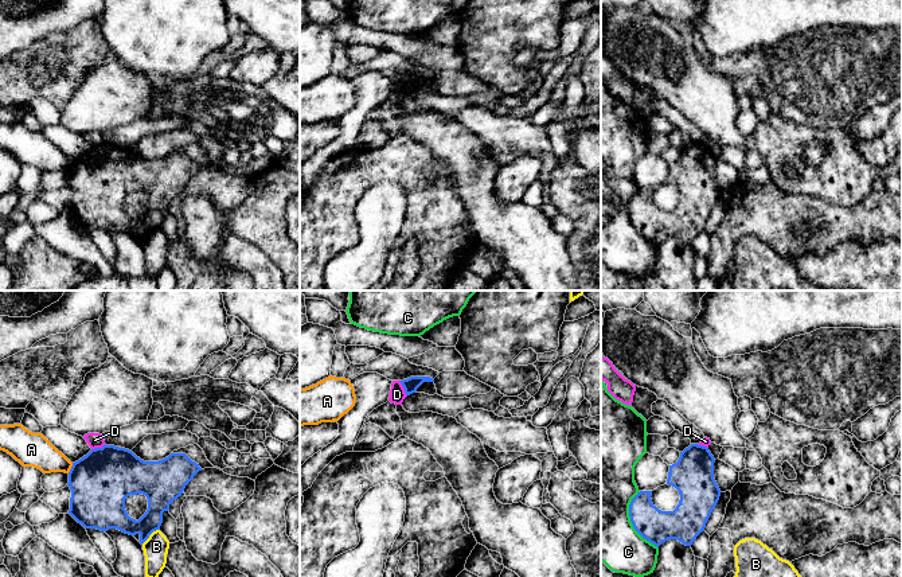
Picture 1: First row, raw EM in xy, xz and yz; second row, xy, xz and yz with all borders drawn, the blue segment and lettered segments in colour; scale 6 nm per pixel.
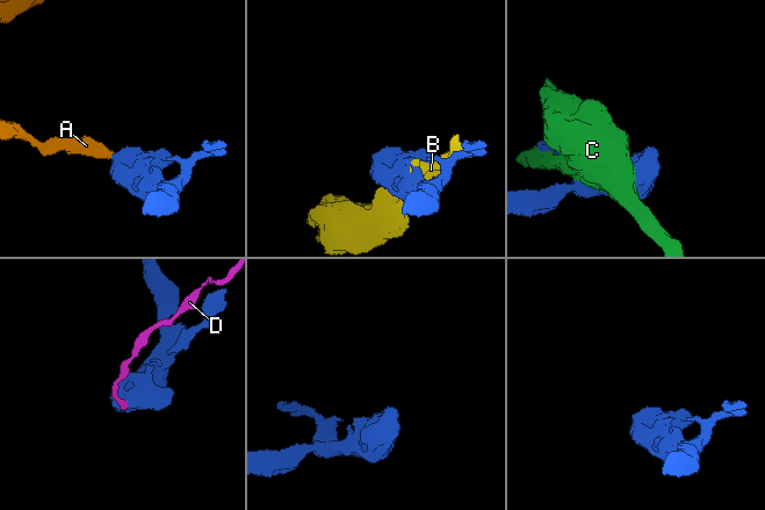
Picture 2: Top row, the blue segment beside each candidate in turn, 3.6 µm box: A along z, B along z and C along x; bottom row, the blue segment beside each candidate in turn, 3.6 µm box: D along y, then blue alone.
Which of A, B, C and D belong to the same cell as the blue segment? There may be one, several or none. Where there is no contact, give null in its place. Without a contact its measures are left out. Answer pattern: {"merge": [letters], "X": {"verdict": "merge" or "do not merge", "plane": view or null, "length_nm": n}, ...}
{"merge": [], "A": {"verdict": "do not merge", "plane": "xy", "length_nm": 70}, "B": {"verdict": "do not merge", "plane": "xy", "length_nm": 140}, "C": {"verdict": "do not merge", "plane": "yz", "length_nm": 360}, "D": {"verdict": "do not merge", "plane": "xz", "length_nm": 100}}

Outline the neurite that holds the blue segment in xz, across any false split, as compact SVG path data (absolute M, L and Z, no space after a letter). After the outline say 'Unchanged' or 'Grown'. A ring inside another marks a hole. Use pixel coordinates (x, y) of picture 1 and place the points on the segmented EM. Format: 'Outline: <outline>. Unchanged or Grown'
Outline: M410 377L407 379L401 381L406 395L415 393L423 382L434 382L434 379L430 377Z. Unchanged

